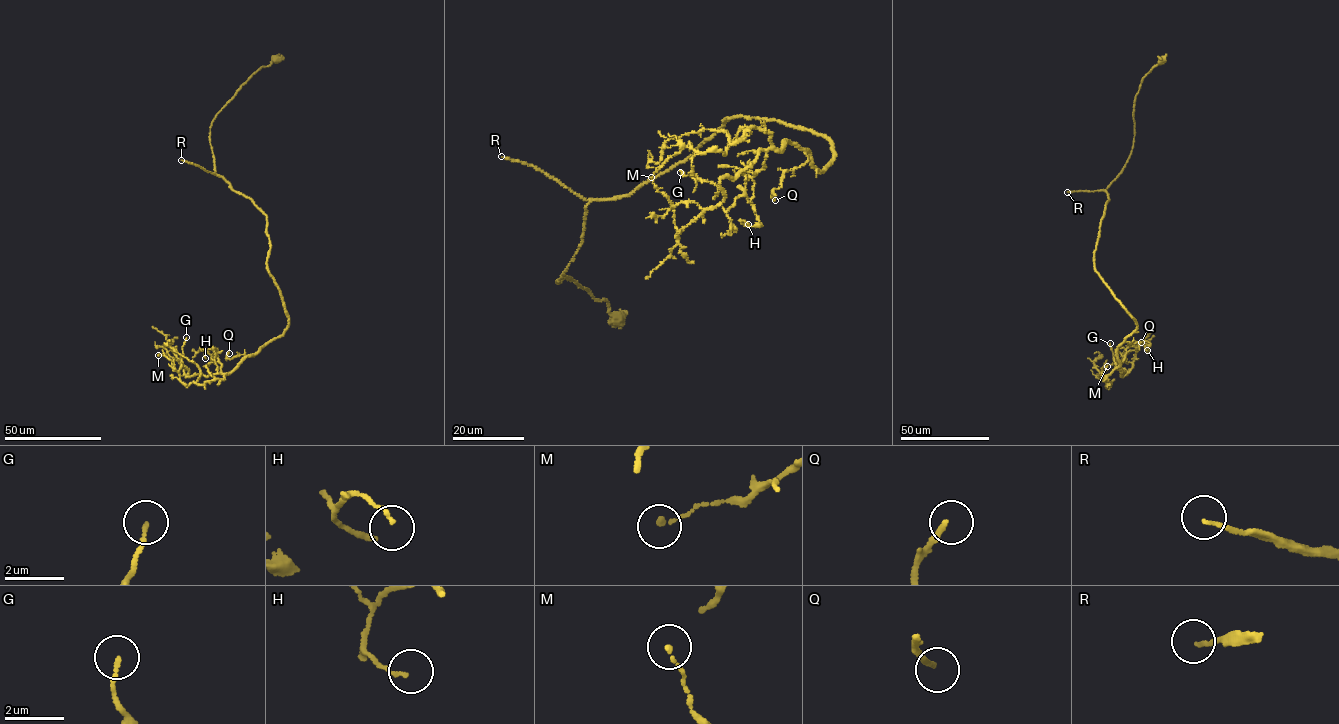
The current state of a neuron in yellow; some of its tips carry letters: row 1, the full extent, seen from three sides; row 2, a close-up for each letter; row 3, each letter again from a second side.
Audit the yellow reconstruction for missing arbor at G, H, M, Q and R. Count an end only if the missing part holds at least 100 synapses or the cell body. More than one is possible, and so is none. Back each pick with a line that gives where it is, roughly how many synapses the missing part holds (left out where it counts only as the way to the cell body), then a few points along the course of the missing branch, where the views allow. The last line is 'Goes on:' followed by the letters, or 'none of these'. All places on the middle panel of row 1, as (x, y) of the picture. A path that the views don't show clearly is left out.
R: Place: (501, 156). Roughly 180 synapses
Goes on: R

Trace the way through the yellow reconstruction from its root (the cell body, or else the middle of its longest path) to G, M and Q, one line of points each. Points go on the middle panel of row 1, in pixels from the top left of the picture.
G: (619, 320), (557, 281), (592, 200), (735, 116), (835, 153), (819, 172), (787, 140), (723, 190), (680, 172)
M: (619, 320), (557, 281), (592, 200), (735, 116), (835, 153), (762, 149), (709, 207), (651, 177)
Q: (619, 320), (557, 281), (592, 200), (628, 196), (743, 115), (832, 144), (820, 172), (806, 151), (775, 200)

